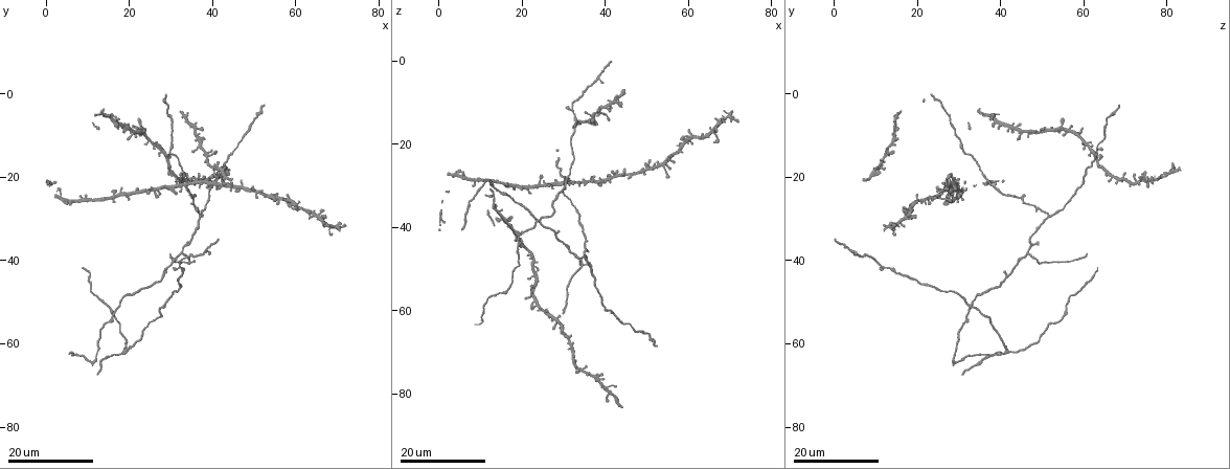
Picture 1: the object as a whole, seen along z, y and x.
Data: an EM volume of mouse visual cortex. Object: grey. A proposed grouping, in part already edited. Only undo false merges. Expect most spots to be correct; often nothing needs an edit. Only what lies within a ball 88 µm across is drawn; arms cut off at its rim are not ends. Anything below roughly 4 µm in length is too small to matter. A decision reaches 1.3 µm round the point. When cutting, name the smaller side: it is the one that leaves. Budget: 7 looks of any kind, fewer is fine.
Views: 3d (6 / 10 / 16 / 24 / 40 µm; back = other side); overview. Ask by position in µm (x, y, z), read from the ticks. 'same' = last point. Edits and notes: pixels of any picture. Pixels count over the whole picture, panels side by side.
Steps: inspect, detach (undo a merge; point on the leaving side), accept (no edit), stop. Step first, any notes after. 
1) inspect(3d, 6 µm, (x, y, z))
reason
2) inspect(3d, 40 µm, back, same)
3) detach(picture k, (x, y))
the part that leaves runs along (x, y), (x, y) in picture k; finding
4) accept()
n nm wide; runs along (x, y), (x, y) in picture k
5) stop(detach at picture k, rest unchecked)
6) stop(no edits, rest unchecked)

inspect(3d, 16 µm, (37.5, 29.5, 52.0))

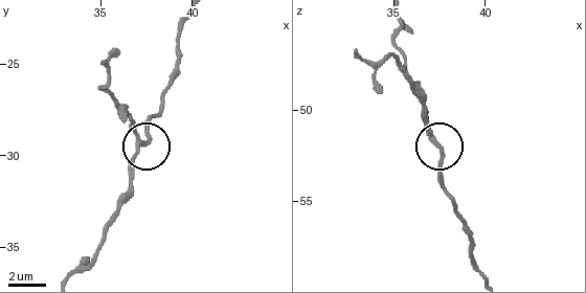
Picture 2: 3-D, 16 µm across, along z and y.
inspect(3d, 6 µm, (37.1, 29.2, 51.5))

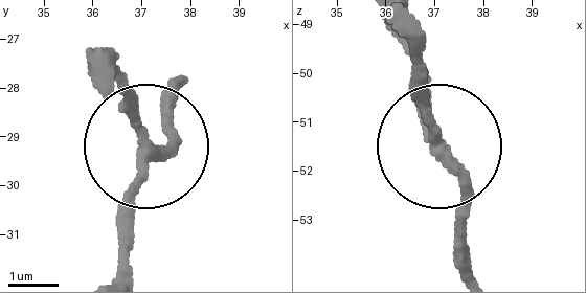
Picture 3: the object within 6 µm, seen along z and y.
inspect(3d, 6 µm, back, (37.15, 29.25, 51.65))
from behind

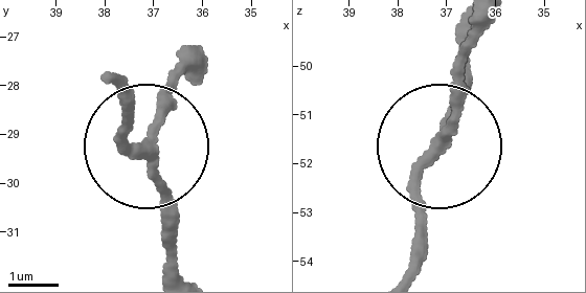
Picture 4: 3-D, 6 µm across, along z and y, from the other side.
accept()
3 arms; runs along (185, 274), (156, 161), (122, 136), (122, 104) in picture 4; one cell here

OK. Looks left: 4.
inspect(3d, 24 µm, (31.5, 19.5, 67.5))
arms run side by side

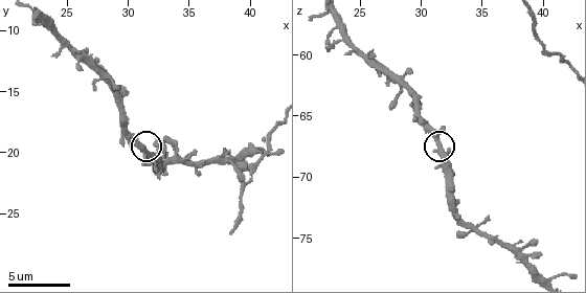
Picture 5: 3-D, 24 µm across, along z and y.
inspect(3d, 6 µm, (31.4, 19.6, 67.0))

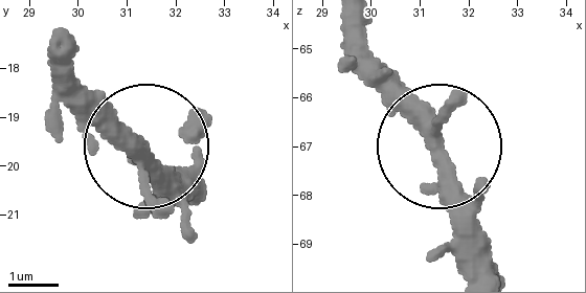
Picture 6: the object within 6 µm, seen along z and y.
accept()
4 arms; continuous, no second cell

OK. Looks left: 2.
inspect(3d, 6 µm, (40.0, 21.0, 59.8))

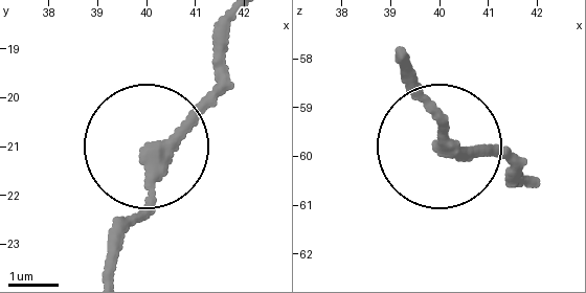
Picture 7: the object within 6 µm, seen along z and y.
accept()
side arm 26 µm; runs along (106, 265), (148, 156), (226, 81) in picture 7; continuous, no second cell

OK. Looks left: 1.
stop(no edits, rest unchecked)

